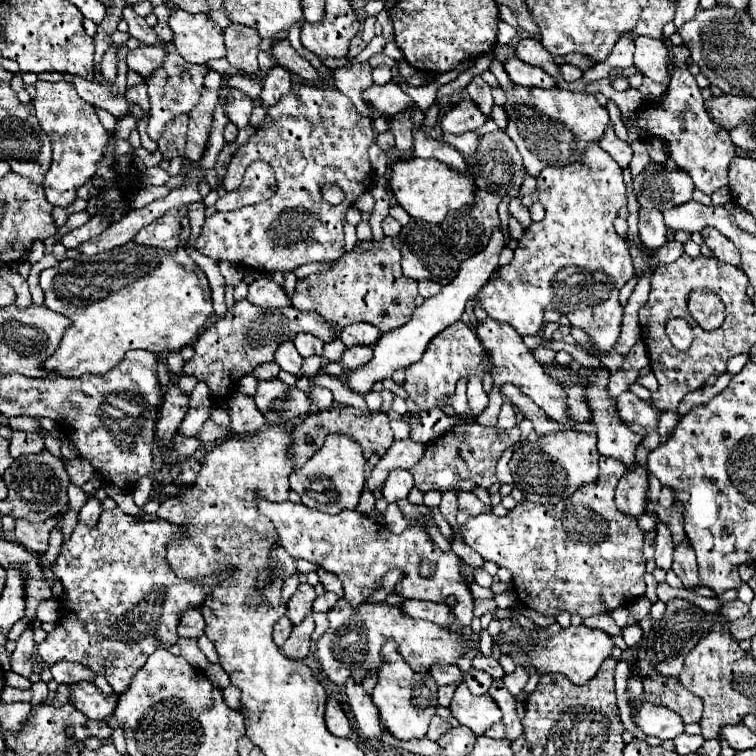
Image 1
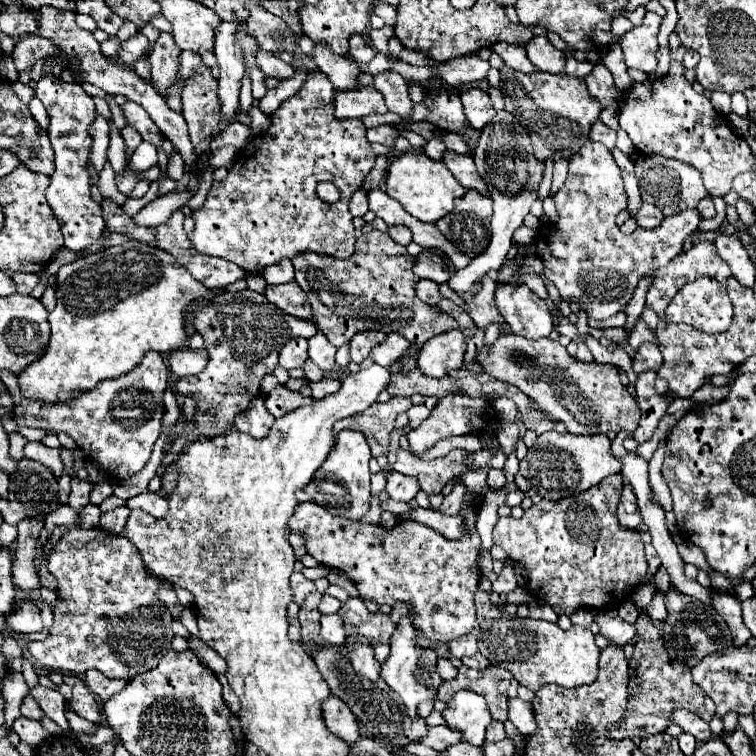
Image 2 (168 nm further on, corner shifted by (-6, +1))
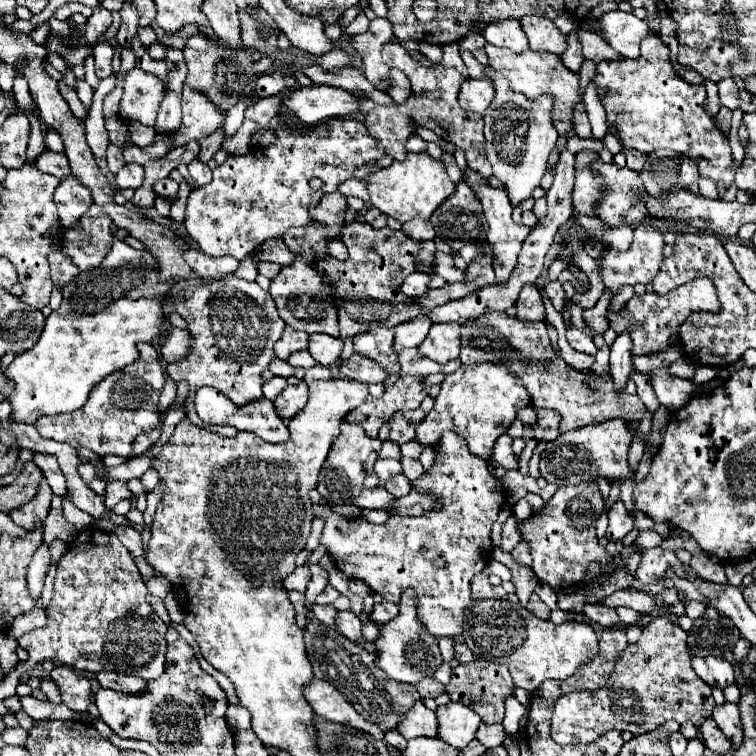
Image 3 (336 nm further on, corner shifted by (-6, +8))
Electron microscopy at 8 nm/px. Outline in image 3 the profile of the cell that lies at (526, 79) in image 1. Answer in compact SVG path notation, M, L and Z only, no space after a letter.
M502 20L502 22L492 22L490 26L484 28L484 38L488 44L498 46L498 48L510 48L512 52L522 52L528 48L526 34L516 20Z

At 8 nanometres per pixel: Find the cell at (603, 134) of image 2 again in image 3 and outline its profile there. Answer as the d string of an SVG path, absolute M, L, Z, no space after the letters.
M578 104L574 108L574 134L582 136L582 138L590 138L592 136L592 128L590 128L590 120L586 116L584 104Z

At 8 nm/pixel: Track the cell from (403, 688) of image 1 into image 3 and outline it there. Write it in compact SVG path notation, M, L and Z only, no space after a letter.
M406 590L398 602L400 612L394 620L384 624L382 634L376 638L378 648L378 666L392 680L402 680L410 684L418 684L424 676L432 676L436 668L442 664L442 656L438 650L438 638L434 638L416 618L416 598L414 590Z

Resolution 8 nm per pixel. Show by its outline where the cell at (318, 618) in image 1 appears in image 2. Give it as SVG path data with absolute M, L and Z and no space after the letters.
M324 615L324 617L322 617L320 637L322 637L328 645L342 645L342 643L344 643L346 631L344 631L344 621L340 619L340 615Z

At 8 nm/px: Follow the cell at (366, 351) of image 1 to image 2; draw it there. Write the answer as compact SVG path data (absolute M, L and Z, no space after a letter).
M390 333L386 337L386 341L382 345L378 345L378 349L374 349L374 353L370 353L370 357L374 363L390 369L394 363L402 361L410 353L410 349L414 349L414 345L406 337L402 337L398 333Z

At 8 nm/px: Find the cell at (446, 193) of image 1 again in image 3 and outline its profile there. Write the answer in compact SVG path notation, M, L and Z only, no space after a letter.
M408 152L406 160L392 162L388 168L376 170L372 176L368 176L366 184L372 206L396 218L398 222L408 222L414 218L428 220L432 212L456 190L456 184L448 178L444 164L434 160L426 152Z

